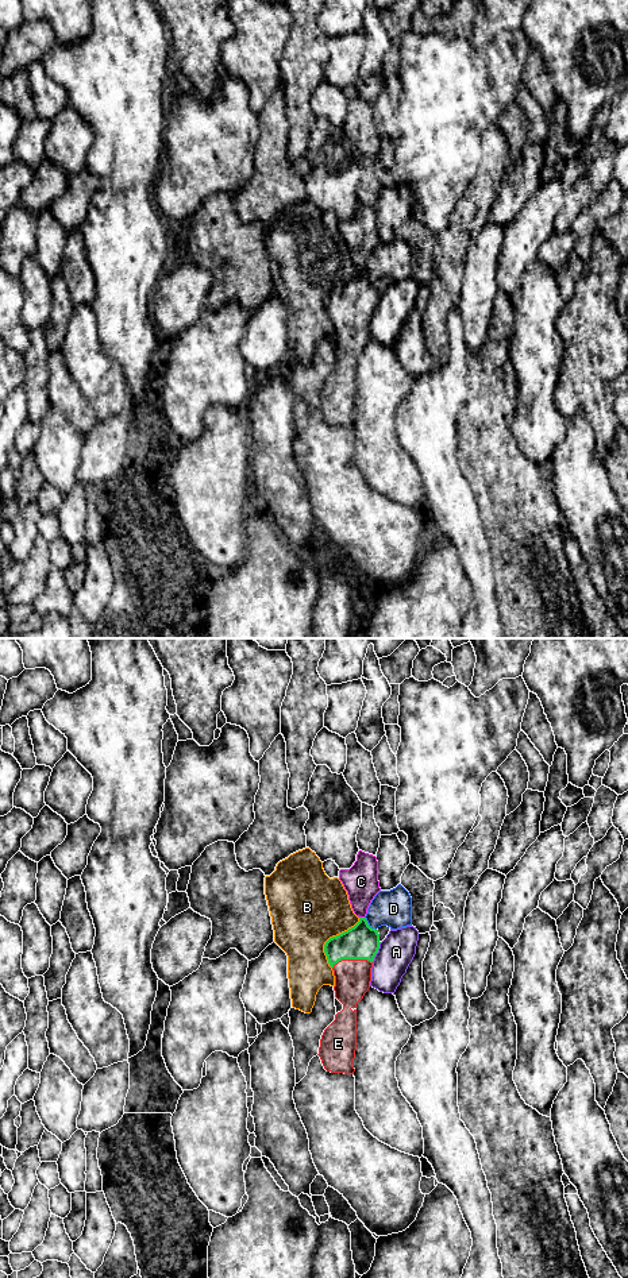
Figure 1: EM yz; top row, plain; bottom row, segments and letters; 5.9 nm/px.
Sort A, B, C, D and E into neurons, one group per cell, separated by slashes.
A / B D / C / E

